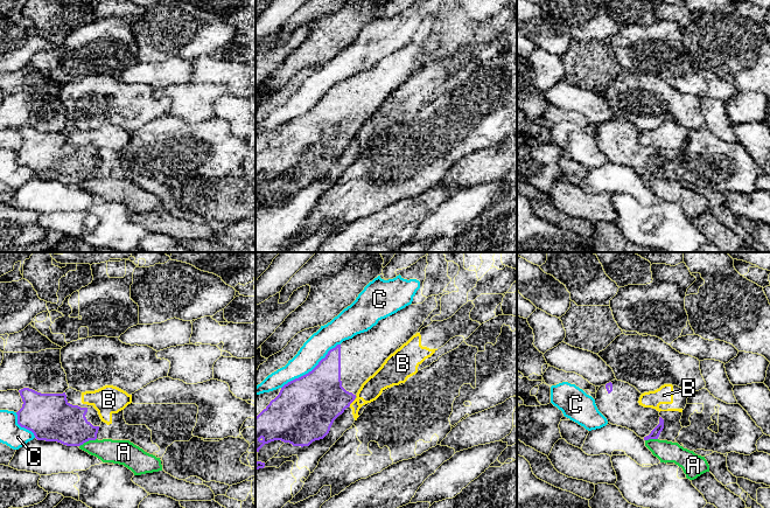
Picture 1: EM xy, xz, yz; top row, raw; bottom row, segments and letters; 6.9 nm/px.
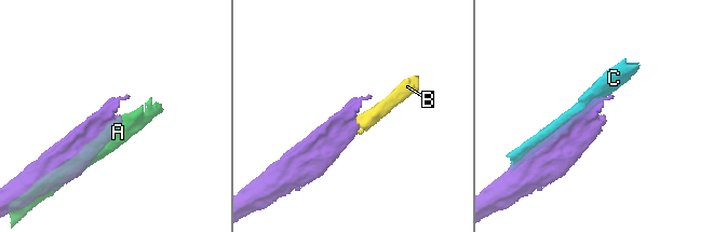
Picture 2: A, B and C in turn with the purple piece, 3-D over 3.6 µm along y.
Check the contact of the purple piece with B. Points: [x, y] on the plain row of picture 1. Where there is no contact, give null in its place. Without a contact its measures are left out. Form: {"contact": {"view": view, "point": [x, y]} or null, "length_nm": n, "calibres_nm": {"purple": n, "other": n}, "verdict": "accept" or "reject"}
{"contact": {"view": "xz", "point": [351, 140]}, "length_nm": 60, "calibres_nm": {"purple": 380, "other": 150}, "verdict": "reject"}

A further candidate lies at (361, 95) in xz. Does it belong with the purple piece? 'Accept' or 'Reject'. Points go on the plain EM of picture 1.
Accept

